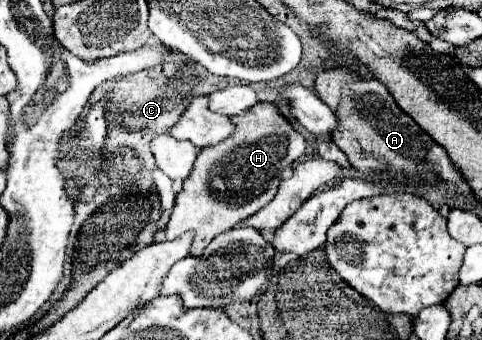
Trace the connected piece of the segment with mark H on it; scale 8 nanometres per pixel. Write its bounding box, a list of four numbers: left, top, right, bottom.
[167,102,305,256]

